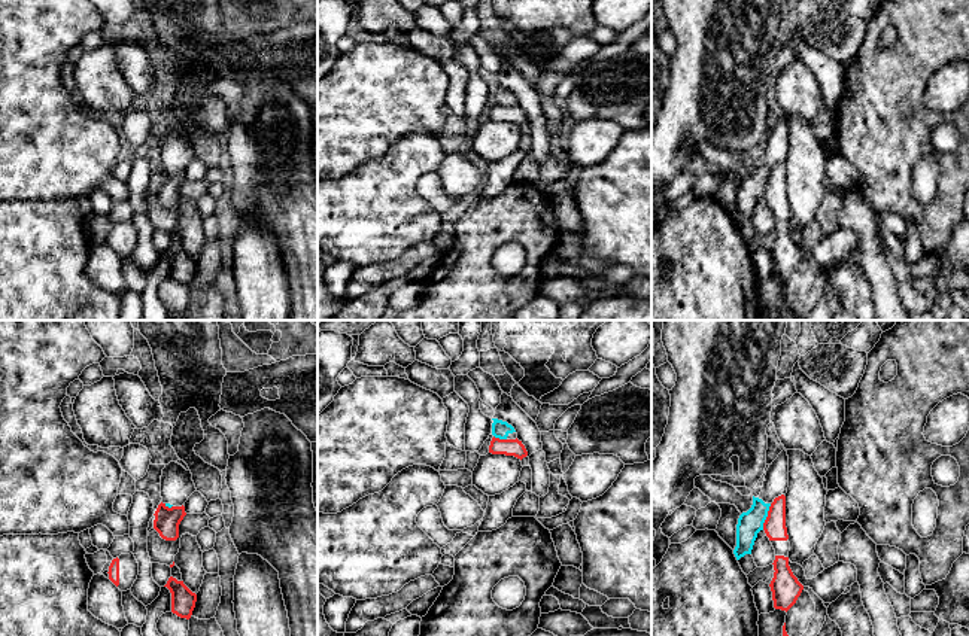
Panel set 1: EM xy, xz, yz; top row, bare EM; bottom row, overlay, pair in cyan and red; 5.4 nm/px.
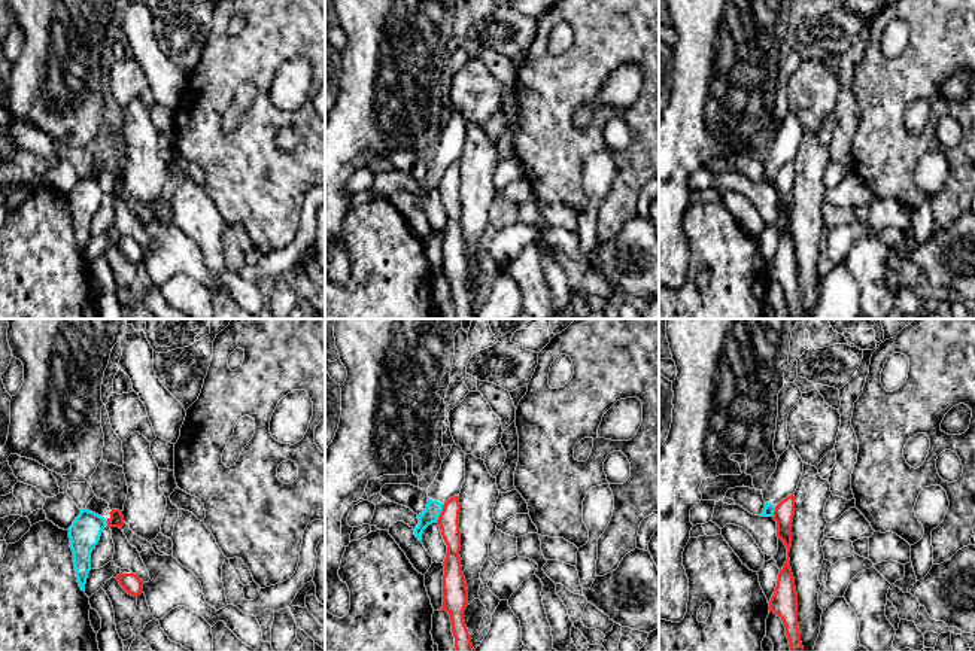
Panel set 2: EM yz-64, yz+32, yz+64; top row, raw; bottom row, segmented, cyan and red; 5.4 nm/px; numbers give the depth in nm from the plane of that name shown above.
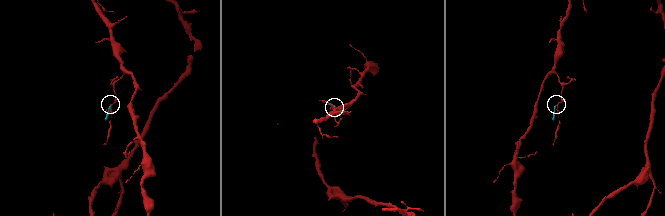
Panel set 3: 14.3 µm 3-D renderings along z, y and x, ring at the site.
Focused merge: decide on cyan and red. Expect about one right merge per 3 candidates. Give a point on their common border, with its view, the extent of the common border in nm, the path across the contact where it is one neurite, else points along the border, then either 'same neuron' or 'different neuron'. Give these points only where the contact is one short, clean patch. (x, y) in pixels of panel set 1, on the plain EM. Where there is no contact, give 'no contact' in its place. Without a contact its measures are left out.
contact yz (767, 182); length 150 nm; border yz (771, 170), (762, 195); different neuron

